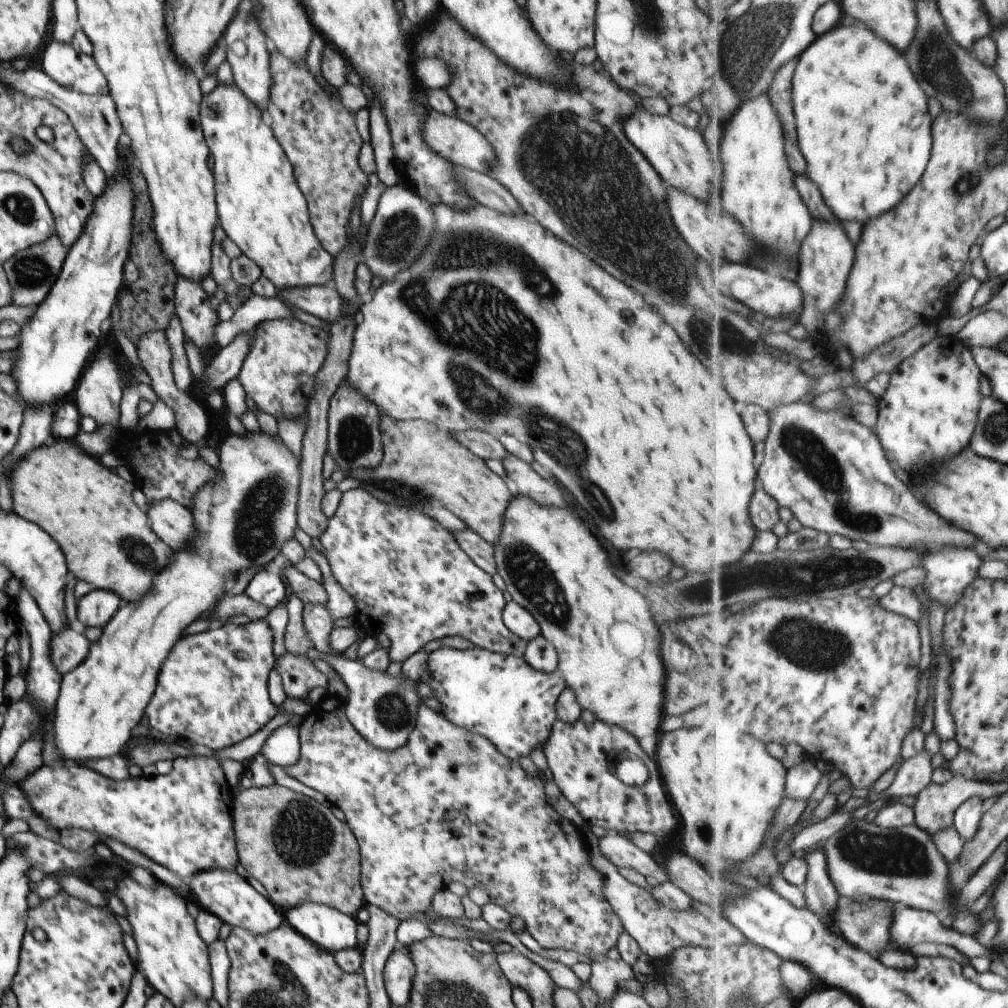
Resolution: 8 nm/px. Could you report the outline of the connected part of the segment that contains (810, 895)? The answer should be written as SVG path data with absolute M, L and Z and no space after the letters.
M808 848L806 855L810 864L810 875L806 891L804 891L808 907L820 916L830 931L836 933L839 930L837 913L842 897L832 879L826 851L810 849Z

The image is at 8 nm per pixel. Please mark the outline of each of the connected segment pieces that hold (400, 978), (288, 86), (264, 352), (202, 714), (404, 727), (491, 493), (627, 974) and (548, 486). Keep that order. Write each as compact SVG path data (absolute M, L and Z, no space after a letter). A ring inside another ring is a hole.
M398 946L388 958L383 973L385 990L391 1004L409 1006L413 977L413 963L407 947Z
M272 48L269 64L271 67L272 89L271 100L267 103L266 116L276 141L293 167L293 174L307 201L312 229L319 238L323 248L332 256L340 253L347 244L346 226L349 221L354 199L365 192L368 186L366 174L359 166L359 153L363 141L359 136L354 113L350 113L337 96L338 88L324 91L312 77L304 61L292 63L291 59L279 54Z
M293 317L262 322L250 333L253 334L251 348L237 377L244 388L245 396L252 398L258 411L272 415L277 422L280 418L288 421L302 421L307 418L308 404L312 398L317 375L329 354L329 330L304 324Z
M266 619L250 623L248 626L224 624L218 629L206 630L176 642L168 654L162 670L158 674L156 694L152 696L146 716L150 726L164 734L184 740L192 740L196 745L203 745L215 751L229 751L259 732L272 718L280 712L293 712L304 718L311 711L312 705L302 700L287 697L281 706L276 707L270 700L268 678L275 668L273 652L273 633Z
M314 646L310 652L330 665L348 686L350 694L345 702L345 714L366 743L382 751L396 751L408 743L410 734L415 730L418 708L423 701L416 694L418 682L410 681L403 674L394 677L386 671L368 669L359 658L348 660L343 655L321 654Z
M381 413L381 440L383 460L375 469L352 472L362 484L392 479L420 491L428 498L440 500L450 512L458 516L469 530L493 548L499 542L504 527L504 516L513 502L514 494L498 474L488 469L480 459L460 445L450 433L422 421L396 421Z
M606 955L591 958L591 978L589 984L598 994L599 1004L617 991L618 982L634 980L634 972L630 965L619 960L611 960Z
M508 453L503 459L503 465L506 475L516 483L521 496L544 507L567 508L562 490L557 488L556 484L541 478L530 464Z

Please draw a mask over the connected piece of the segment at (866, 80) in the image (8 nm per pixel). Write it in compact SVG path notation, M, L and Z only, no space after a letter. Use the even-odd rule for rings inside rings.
M862 24L854 26L840 26L828 35L819 37L812 47L799 59L798 71L795 77L794 100L796 100L796 115L798 132L800 132L800 144L802 144L802 152L808 158L808 172L810 178L820 184L824 198L828 202L828 206L834 210L834 214L844 220L844 222L868 222L872 218L884 216L886 212L894 210L896 206L900 206L906 196L920 184L920 180L926 174L926 168L930 164L930 156L932 156L932 124L934 118L930 116L930 104L928 104L928 94L924 92L922 84L918 82L914 70L908 64L907 55L896 49L894 45L877 36L869 27Z

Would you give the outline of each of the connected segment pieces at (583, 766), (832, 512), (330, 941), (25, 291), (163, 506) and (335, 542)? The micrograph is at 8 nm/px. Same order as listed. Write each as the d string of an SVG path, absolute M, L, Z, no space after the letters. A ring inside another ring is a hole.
M579 719L573 724L565 724L560 720L553 725L549 740L542 746L549 769L554 775L554 781L560 793L576 807L586 825L597 826L616 833L649 833L656 836L668 835L679 822L678 816L672 810L671 801L663 784L663 777L658 769L655 758L650 757L639 744L639 741L622 728L605 724L596 720L585 724ZM623 758L638 758L649 771L649 778L643 786L629 786L617 779L615 770Z
M798 402L783 405L774 408L769 412L772 422L770 437L766 440L766 458L762 466L759 468L759 479L763 482L765 490L782 506L790 509L804 527L811 527L832 536L835 533L846 536L852 541L864 541L870 546L877 547L903 547L906 549L926 548L930 547L934 550L944 545L958 545L959 547L975 547L980 541L972 532L955 528L947 522L942 515L936 514L930 506L926 506L922 500L918 500L918 496L914 494L914 490L908 486L906 480L902 480L898 476L898 472L894 470L894 466L888 460L888 452L884 448L884 444L880 442L880 438L874 434L872 428L860 424L852 415L852 409L848 406L836 409L833 412L818 409L810 402Z
M305 903L286 911L284 918L295 932L328 953L361 947L357 940L356 917L350 917L334 908Z
M55 234L49 240L26 248L24 251L16 252L15 256L8 258L4 268L12 290L10 303L18 307L40 305L48 296L50 288L54 286L54 282L60 274L60 268L64 264L64 258L66 258L66 249L60 240L57 240Z
M172 500L157 501L148 506L147 516L154 532L172 548L182 550L196 534L191 510Z
M360 486L356 490L350 490L342 494L336 514L332 518L328 518L326 529L321 532L318 539L322 544L322 548L324 548L323 556L329 563L333 580L336 580L336 583L354 600L356 609L352 616L357 627L367 637L373 636L376 638L379 634L386 634L392 643L389 656L393 661L404 663L432 640L443 639L448 636L460 636L475 646L494 653L523 657L527 642L509 632L508 628L503 624L501 613L507 602L504 600L503 592L498 590L498 586L494 584L493 577L483 572L476 564L473 564L466 552L463 552L462 548L457 544L455 536L438 521L427 516L420 507L407 507L406 505L399 505L396 501L390 503L380 501L378 497L373 496Z

